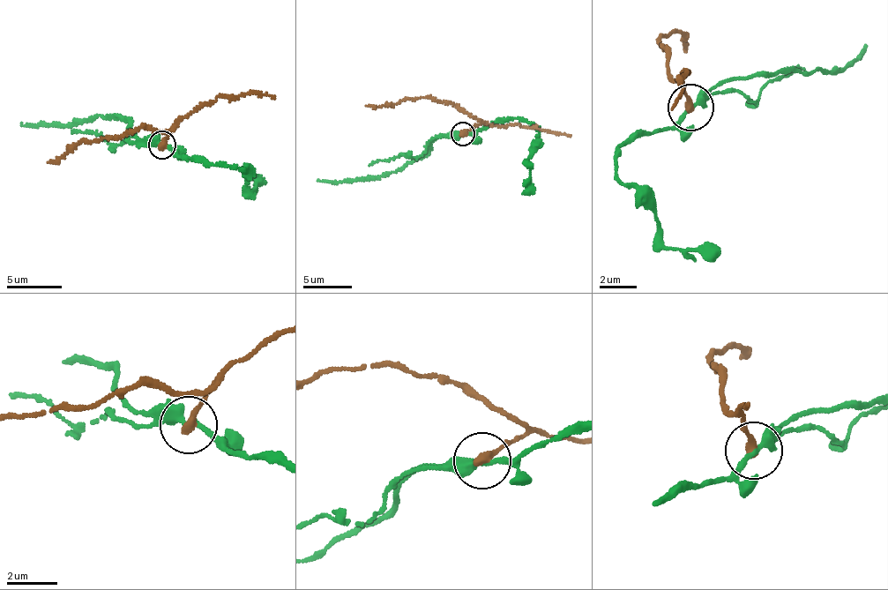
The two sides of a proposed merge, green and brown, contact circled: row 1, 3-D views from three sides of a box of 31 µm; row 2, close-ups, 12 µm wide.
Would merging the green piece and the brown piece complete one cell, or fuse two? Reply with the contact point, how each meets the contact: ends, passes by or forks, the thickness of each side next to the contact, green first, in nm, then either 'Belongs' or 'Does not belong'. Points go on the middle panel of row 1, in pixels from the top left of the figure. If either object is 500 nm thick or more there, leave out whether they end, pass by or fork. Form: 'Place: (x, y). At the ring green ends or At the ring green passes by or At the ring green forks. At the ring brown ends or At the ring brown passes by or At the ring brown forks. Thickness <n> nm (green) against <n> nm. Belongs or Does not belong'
Place: (463, 133). At the ring green passes by. At the ring brown ends. Thickness 320 nm (green) against 360 nm. Does not belong

